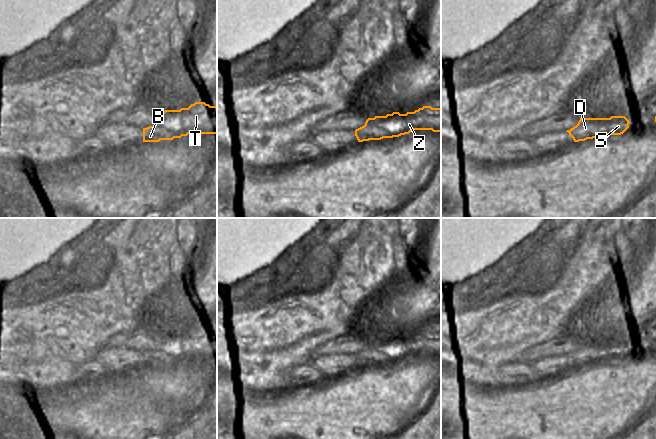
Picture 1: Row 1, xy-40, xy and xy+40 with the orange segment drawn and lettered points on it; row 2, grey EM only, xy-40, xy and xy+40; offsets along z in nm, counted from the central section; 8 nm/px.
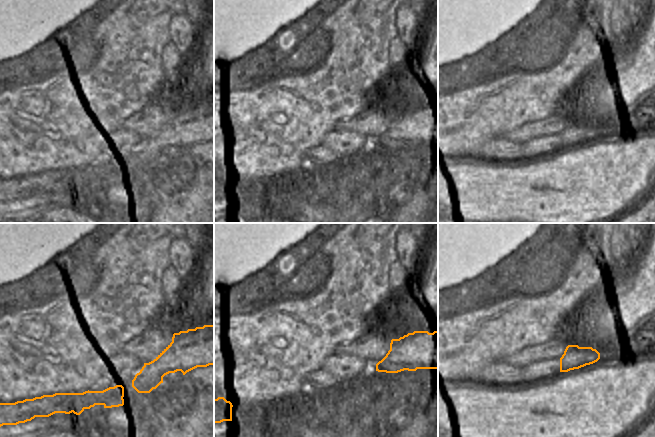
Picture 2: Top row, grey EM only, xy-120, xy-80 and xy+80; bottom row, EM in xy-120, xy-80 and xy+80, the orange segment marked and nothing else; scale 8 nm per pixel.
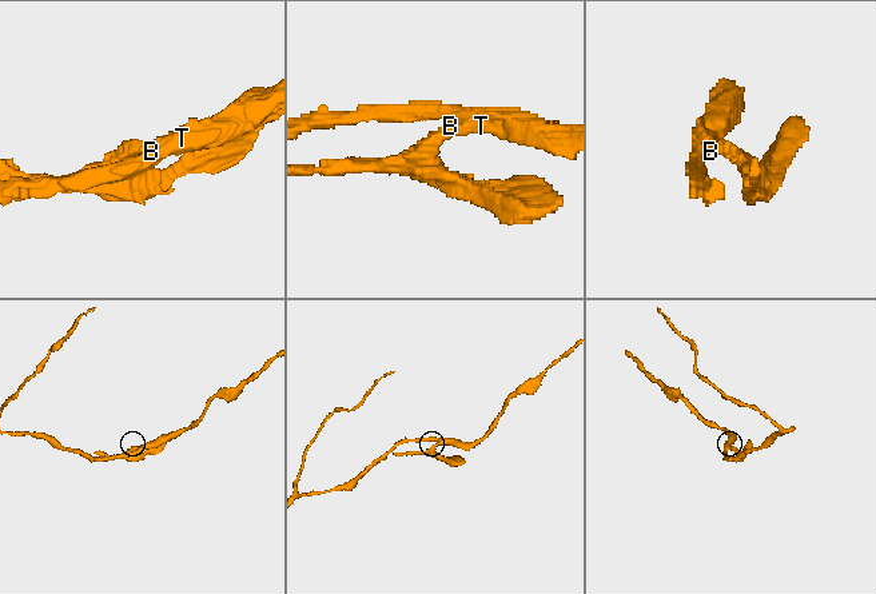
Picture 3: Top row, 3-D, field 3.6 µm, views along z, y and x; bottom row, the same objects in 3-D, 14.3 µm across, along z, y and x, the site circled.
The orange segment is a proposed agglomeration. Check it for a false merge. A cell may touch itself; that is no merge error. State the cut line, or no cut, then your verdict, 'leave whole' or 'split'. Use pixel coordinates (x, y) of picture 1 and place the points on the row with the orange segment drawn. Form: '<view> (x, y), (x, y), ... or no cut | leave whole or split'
xy-40 (147, 127), (165, 129), (174, 137) | split

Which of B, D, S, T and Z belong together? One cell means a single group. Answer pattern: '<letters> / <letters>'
B D / S T Z

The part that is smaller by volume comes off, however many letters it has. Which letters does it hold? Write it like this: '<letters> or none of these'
B, D.

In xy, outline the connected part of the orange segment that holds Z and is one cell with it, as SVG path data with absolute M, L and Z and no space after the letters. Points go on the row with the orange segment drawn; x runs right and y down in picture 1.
M423 106L414 112L393 112L373 119L378 128L384 128L389 133L389 138L409 134L414 130L441 132L441 107Z

